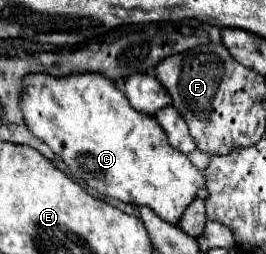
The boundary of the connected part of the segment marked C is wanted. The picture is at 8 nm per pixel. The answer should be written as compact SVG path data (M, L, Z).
M44 73L28 75L24 77L24 91L20 105L28 129L50 145L50 149L68 167L72 179L84 187L88 185L90 189L102 195L114 197L130 205L150 207L166 223L178 225L186 207L196 199L198 191L206 187L204 173L184 153L180 153L168 143L168 137L164 129L156 123L156 119L132 109L124 93L110 79L104 79L102 75L80 73L62 79Z

